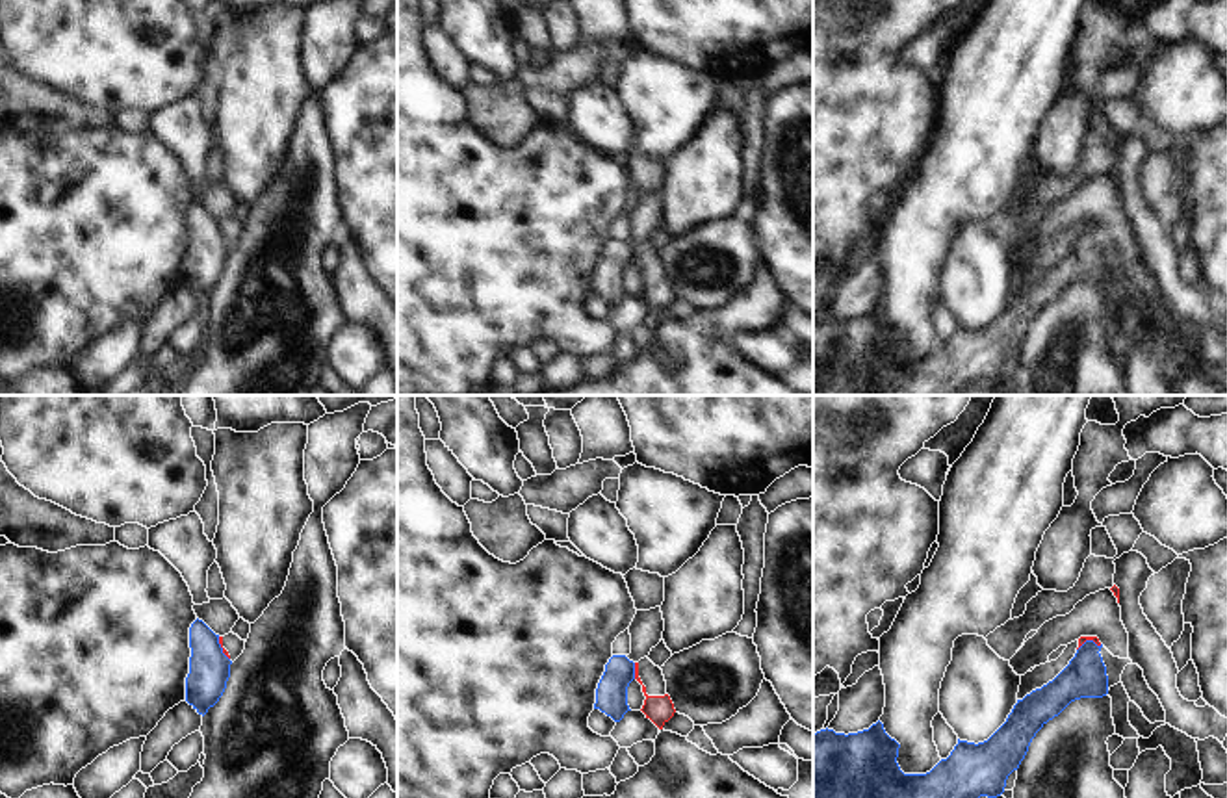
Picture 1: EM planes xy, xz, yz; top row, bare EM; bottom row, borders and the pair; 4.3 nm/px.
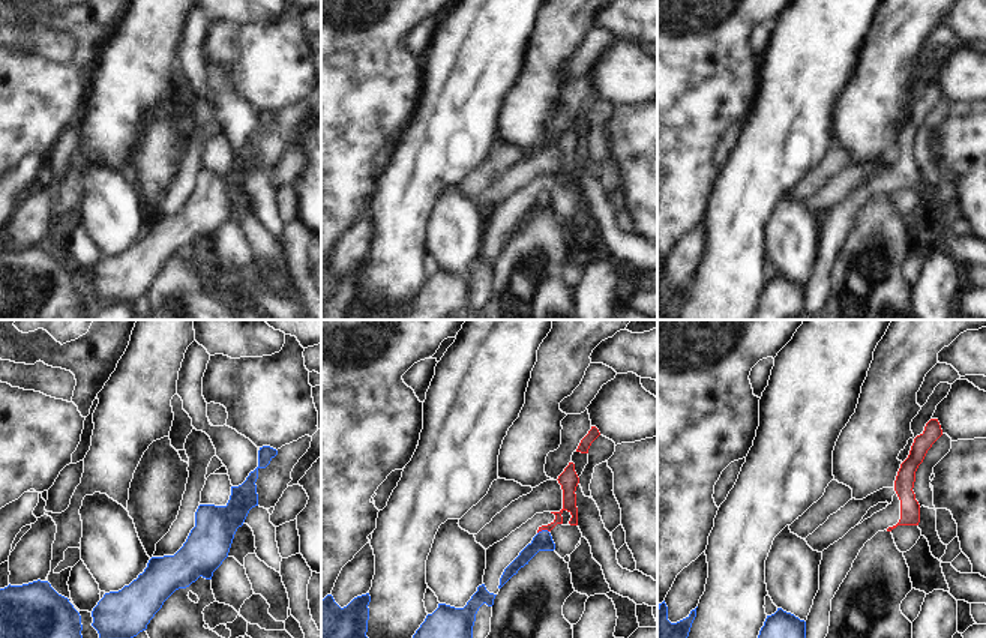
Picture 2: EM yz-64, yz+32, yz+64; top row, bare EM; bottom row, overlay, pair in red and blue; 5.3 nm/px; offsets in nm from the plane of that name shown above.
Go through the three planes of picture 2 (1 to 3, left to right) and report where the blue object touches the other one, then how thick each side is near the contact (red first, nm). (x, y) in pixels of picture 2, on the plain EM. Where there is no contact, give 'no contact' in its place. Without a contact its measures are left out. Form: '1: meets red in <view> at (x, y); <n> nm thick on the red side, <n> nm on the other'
1: no contact
2: meets red in yz+32 at (542, 192); 80 nm thick on the red side, 100 nm on the other
3: no contact

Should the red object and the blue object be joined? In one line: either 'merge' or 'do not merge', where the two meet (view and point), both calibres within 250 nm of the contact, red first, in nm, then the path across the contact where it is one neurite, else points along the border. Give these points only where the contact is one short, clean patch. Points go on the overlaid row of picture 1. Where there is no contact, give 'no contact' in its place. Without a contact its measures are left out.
do not merge; meets red in xz at (635, 670); 120 nm thick on the red side, 140 nm on the other; border along xz (633, 663), (635, 678)

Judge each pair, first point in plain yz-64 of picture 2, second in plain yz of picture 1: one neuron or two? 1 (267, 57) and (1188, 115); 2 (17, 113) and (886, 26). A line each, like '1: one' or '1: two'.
1: one
2: one

